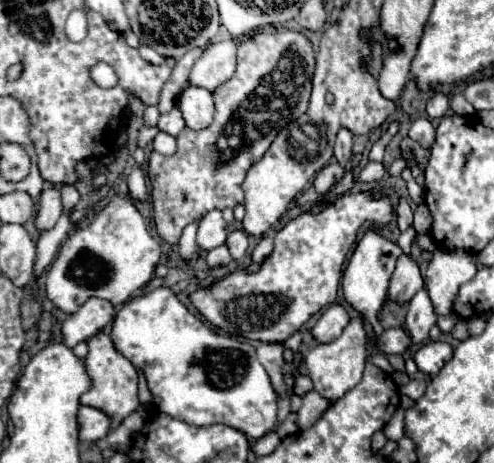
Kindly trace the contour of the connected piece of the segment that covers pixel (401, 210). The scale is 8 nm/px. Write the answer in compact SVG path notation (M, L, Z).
M403 198L397 204L397 222L399 222L399 230L401 232L405 232L411 226L411 222L413 222L413 212L411 212L409 204Z

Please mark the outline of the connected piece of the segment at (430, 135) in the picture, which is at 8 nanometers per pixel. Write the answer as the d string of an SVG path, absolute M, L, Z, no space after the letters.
M419 118L419 120L415 120L415 122L411 124L411 128L409 128L409 138L411 138L411 140L417 140L421 146L429 148L429 146L435 142L435 128L433 128L433 124L431 124L429 120Z

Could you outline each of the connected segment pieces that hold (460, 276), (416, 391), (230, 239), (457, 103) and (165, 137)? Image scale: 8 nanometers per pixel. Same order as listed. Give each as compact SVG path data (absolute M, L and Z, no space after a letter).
M435 250L429 262L425 288L433 302L435 314L451 314L453 298L461 284L469 282L477 272L475 254L467 250Z
M409 380L409 384L399 386L399 392L403 396L409 396L409 398L417 400L417 398L421 398L421 394L425 394L425 386L427 386L425 380Z
M235 230L235 232L231 232L231 234L227 236L225 246L229 248L233 260L241 260L241 258L245 256L245 252L247 252L247 246L249 246L249 242L247 242L247 234L245 234L243 230Z
M457 94L457 96L451 98L451 108L459 116L473 116L475 114L475 108L465 100L463 94Z
M159 132L159 134L153 138L153 148L155 148L155 152L169 156L169 154L173 154L173 152L177 150L177 142L175 142L173 136L169 136L169 134L165 134L165 132Z

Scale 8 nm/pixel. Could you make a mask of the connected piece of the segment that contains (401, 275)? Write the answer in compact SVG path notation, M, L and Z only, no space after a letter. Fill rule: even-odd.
M403 254L397 260L397 268L389 282L389 290L387 290L389 300L393 300L401 306L401 304L409 302L421 288L423 288L423 278L419 274L419 266L409 256Z

